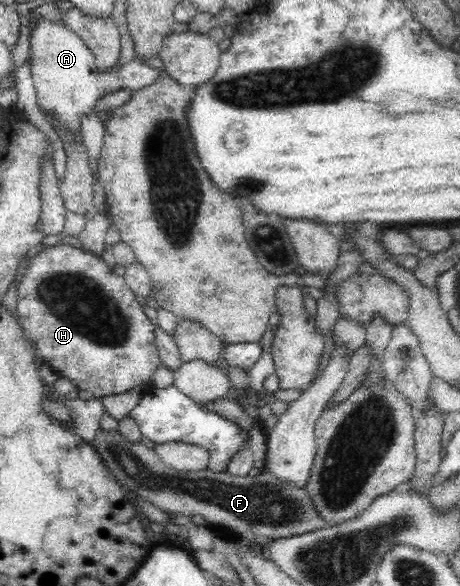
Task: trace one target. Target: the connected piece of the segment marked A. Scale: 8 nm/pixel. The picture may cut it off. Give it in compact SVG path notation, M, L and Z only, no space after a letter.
M36 20L29 41L27 61L39 108L59 120L67 130L80 131L80 116L90 114L102 94L95 54L62 20Z

